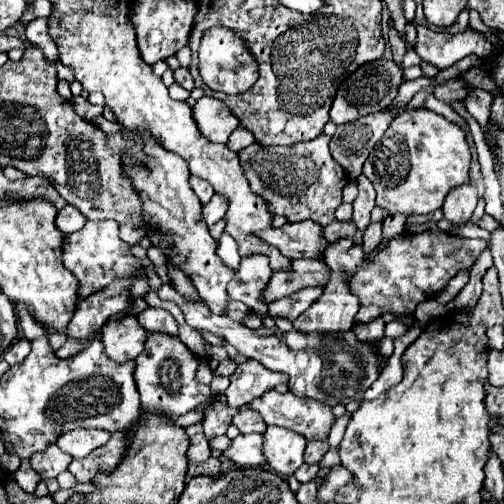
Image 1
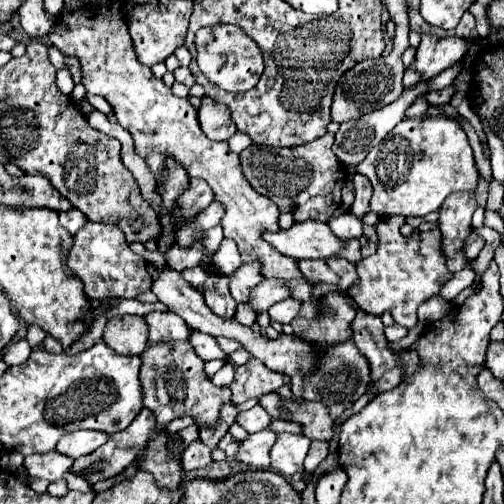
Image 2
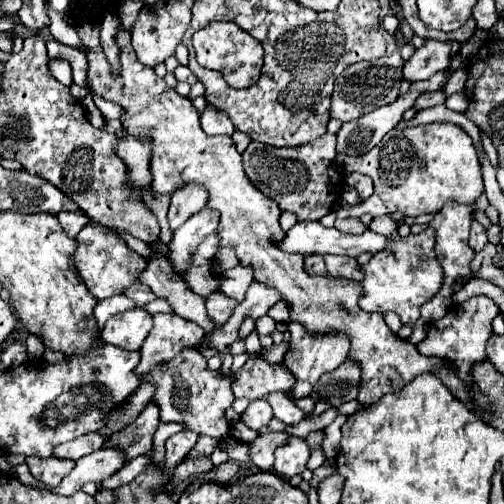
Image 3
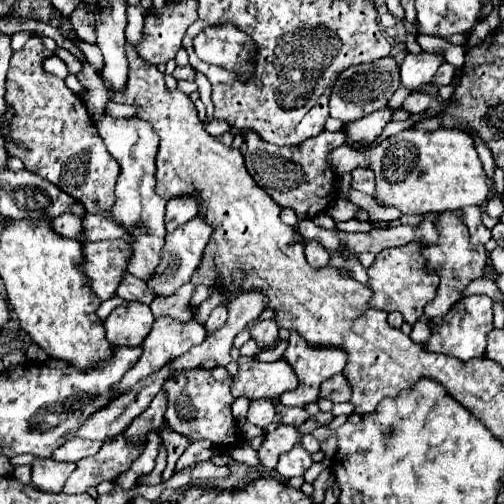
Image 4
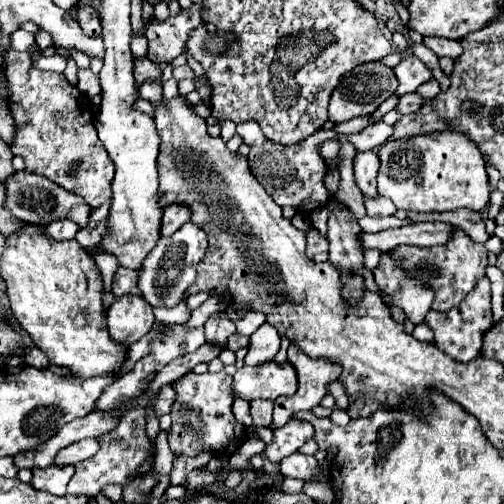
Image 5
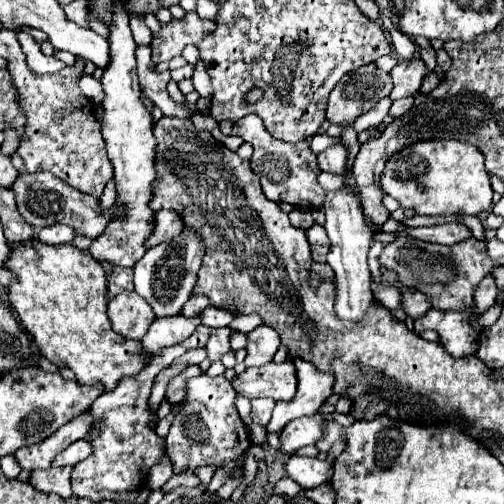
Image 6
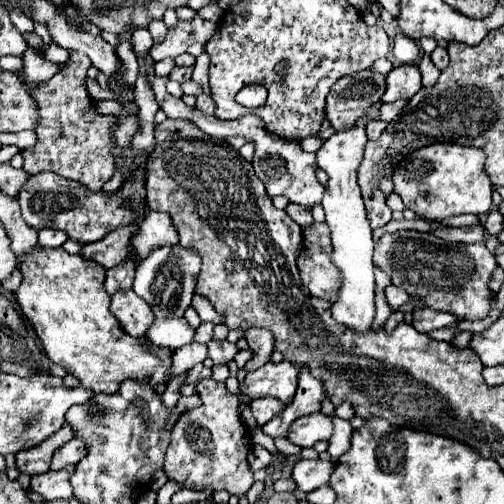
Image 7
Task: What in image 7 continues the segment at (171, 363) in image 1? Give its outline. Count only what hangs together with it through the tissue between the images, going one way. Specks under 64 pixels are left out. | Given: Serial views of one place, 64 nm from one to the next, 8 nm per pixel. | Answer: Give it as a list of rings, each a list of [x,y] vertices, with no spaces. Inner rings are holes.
[[[212,378],[196,382],[196,394],[202,404],[198,408],[180,414],[172,428],[170,446],[164,460],[164,470],[170,480],[182,482],[192,490],[228,490],[230,494],[246,494],[254,484],[254,474],[248,468],[246,454],[246,428],[238,412],[238,396],[226,390],[224,382]]]

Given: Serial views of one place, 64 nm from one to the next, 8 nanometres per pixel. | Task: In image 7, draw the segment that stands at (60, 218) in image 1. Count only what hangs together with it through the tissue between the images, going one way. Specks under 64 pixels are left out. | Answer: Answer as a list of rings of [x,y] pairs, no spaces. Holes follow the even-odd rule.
[[[44,228],[44,230],[40,230],[40,234],[38,234],[38,244],[44,246],[44,248],[60,248],[66,240],[68,240],[68,234],[62,232],[62,230]]]

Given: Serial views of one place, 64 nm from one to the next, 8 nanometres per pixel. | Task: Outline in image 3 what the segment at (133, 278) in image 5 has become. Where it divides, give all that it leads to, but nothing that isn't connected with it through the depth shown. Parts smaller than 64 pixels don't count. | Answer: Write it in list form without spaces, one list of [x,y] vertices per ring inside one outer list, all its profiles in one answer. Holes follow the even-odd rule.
[[[134,284],[134,286],[130,286],[130,288],[124,292],[124,296],[132,298],[132,300],[136,302],[136,306],[146,306],[150,300],[154,300],[152,290],[150,290],[148,286],[144,286],[144,284]]]

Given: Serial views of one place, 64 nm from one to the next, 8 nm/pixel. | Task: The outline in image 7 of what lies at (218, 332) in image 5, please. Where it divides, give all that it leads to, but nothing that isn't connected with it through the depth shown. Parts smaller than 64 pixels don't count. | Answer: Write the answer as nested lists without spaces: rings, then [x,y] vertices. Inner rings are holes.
[[[210,340],[208,342],[208,356],[212,358],[214,364],[228,364],[234,356],[236,356],[238,348],[234,344],[230,344],[228,340],[218,342],[218,340]]]

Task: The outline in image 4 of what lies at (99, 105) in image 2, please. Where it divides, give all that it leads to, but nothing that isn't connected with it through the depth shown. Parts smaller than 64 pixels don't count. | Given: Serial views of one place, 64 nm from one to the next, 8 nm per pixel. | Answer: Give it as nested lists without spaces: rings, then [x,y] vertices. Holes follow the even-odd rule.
[[[110,102],[106,108],[105,112],[115,118],[127,118],[134,116],[134,114],[138,111],[137,106],[133,105],[122,105],[115,102]]]

